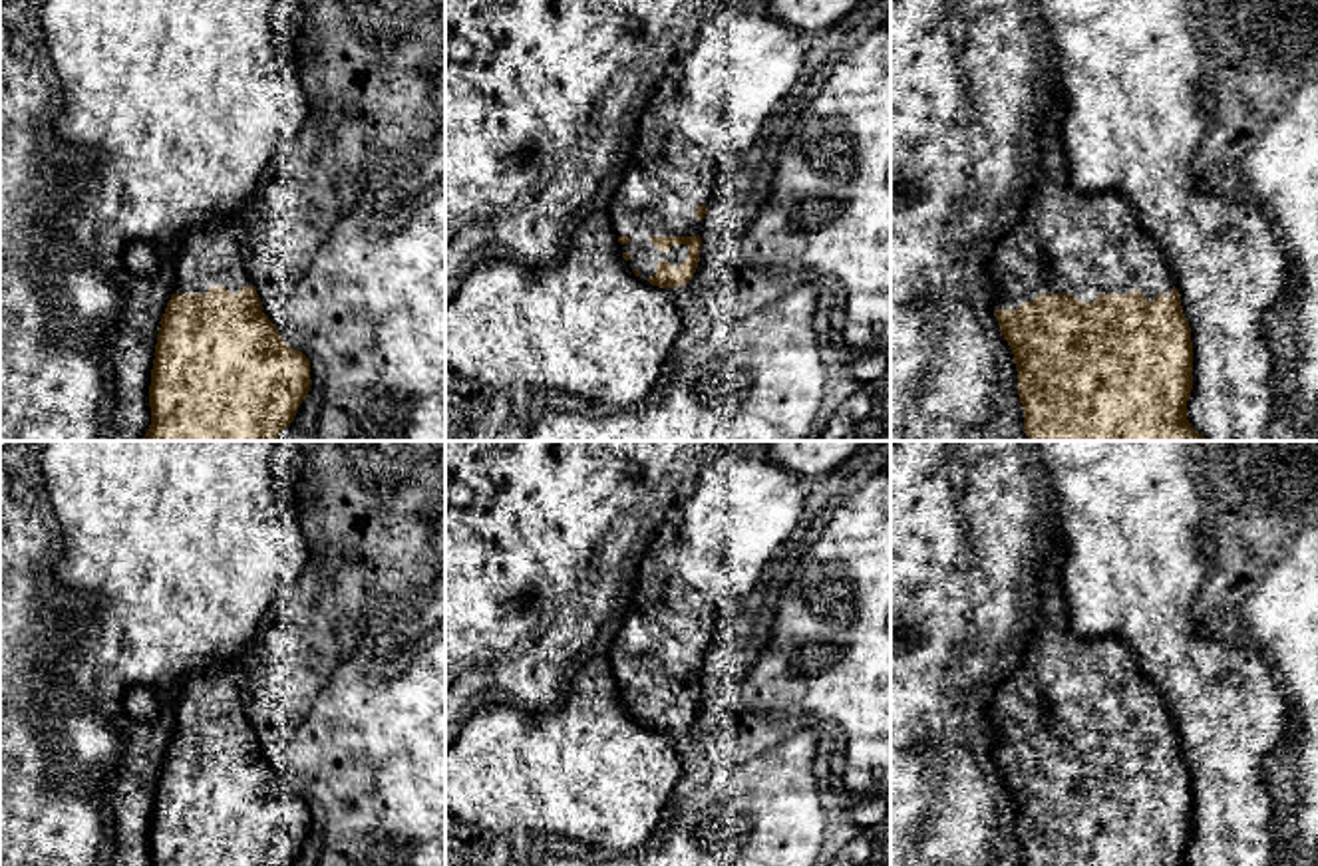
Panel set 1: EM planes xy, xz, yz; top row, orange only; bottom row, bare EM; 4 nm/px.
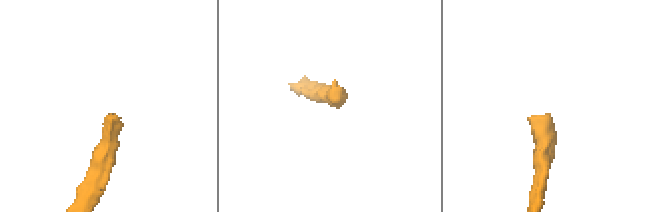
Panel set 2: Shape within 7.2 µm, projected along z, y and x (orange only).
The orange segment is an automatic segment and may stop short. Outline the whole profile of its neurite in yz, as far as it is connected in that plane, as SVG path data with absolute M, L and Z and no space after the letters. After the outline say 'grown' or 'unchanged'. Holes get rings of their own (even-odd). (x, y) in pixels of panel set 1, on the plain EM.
M1058 540L1040 574L1040 620L1016 673L994 695L994 761L1008 787L1024 866L1189 866L1193 787L1167 707L1141 671L1133 650L1117 638L1079 638L1064 598L1066 540Z; grown

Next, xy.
M248 650L227 663L187 675L173 693L177 729L157 779L149 830L151 866L294 866L308 842L310 804L284 789L278 773L262 757L262 747L241 703L241 681Z; grown

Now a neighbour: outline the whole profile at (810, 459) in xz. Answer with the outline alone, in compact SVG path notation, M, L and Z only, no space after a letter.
M765 441L759 453L785 471L815 479L839 469L867 441Z

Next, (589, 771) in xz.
M608 651L573 671L567 699L557 707L489 705L475 711L445 749L445 812L457 822L493 832L541 830L628 852L654 830L682 771L672 735L652 731L626 711Z

